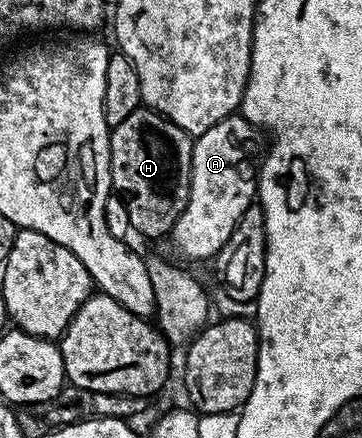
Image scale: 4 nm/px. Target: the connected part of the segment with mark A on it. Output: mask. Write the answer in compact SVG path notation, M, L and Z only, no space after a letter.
M235 115L220 119L208 131L193 138L192 171L190 172L190 198L180 215L176 219L172 230L174 245L186 257L194 261L206 261L217 258L219 251L232 239L232 231L236 231L236 223L240 223L240 215L248 211L248 207L255 204L258 195L258 166L264 156L263 134L248 118Z

